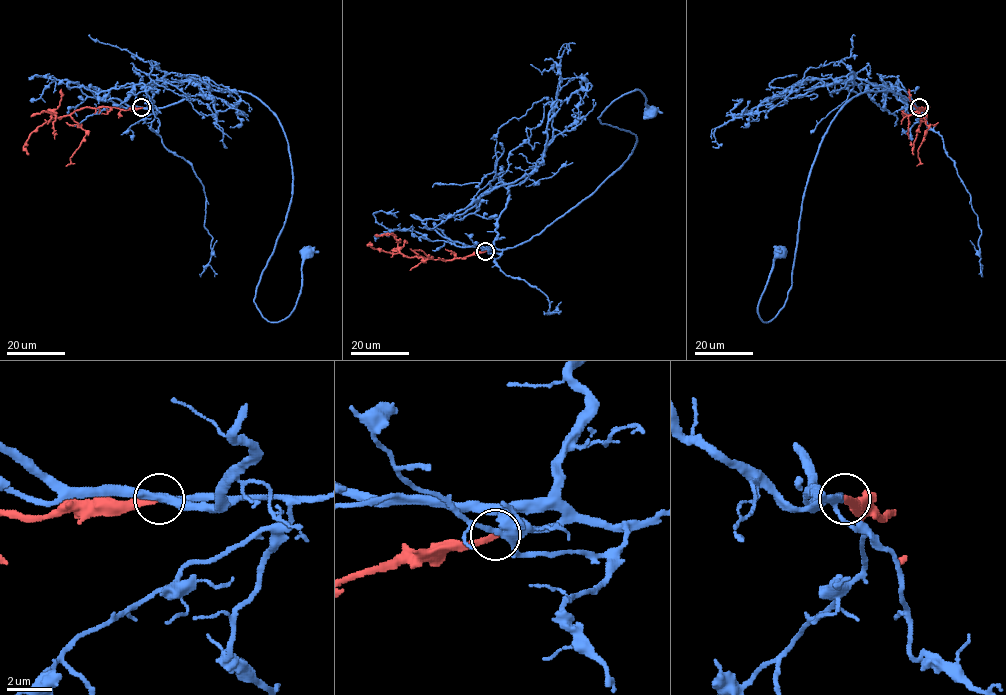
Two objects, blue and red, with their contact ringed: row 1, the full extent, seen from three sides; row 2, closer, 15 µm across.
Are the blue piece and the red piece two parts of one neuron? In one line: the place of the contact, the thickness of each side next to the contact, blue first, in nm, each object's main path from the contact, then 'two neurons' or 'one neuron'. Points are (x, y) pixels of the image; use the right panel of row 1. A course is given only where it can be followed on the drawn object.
place (919, 107); calibres 150 and 300 nm; course blue (918, 108), (889, 90), (865, 91), (832, 120), (802, 201), (788, 298), (764, 322), (758, 306), (779, 253); course red (918, 108), (924, 110), (928, 107), (921, 118), (913, 154); one neuron

